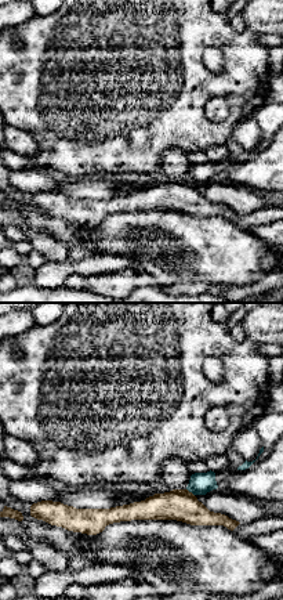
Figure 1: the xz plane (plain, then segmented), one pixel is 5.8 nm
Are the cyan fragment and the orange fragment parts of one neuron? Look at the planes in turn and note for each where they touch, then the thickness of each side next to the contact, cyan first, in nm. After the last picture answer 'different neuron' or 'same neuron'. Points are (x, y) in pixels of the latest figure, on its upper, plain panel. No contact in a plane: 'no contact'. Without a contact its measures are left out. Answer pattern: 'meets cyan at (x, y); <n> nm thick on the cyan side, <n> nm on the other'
meets cyan at (191, 181); 130 nm thick on the cyan side, 190 nm on the other

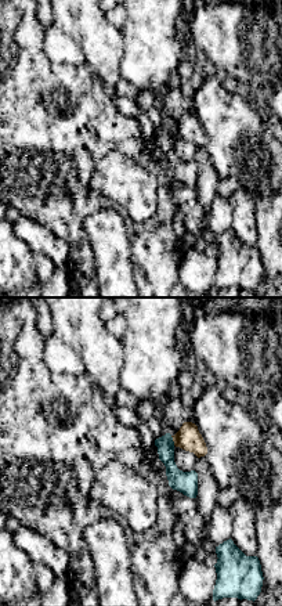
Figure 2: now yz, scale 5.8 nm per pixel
meets cyan at (172, 130); 120 nm thick on the cyan side, 140 nm on the other

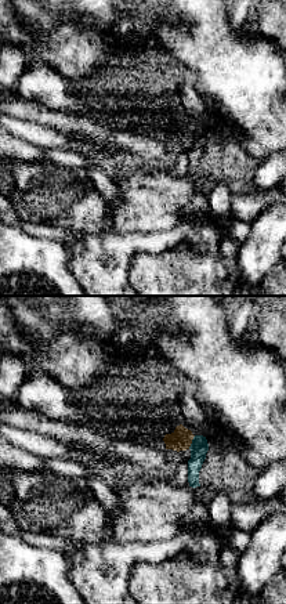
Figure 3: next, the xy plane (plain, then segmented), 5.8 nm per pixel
meets cyan at (192, 133); 110 nm thick on the cyan side, 120 nm on the other

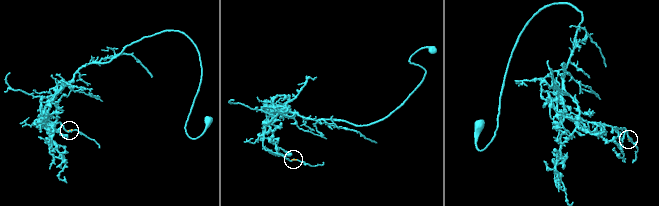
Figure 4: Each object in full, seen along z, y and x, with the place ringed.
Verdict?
different neuron

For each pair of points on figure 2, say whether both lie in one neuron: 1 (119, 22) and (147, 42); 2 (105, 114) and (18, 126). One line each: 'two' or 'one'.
1: two
2: one

